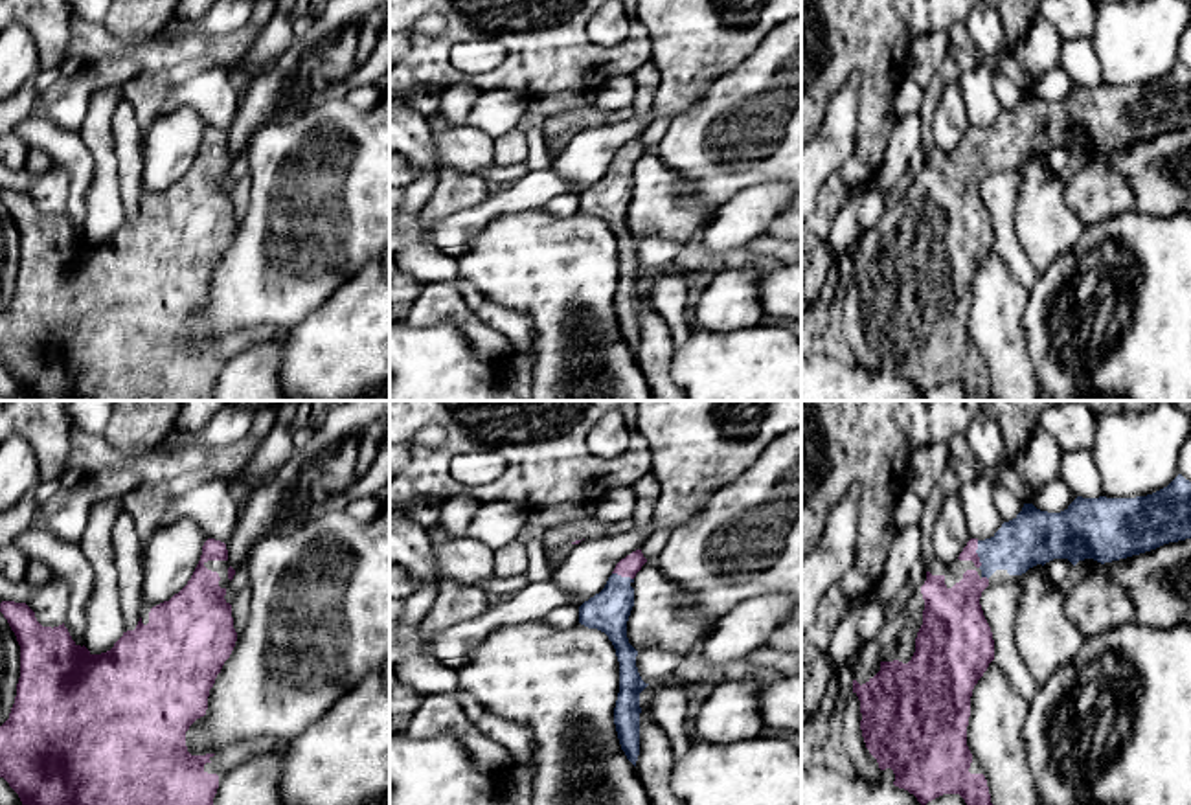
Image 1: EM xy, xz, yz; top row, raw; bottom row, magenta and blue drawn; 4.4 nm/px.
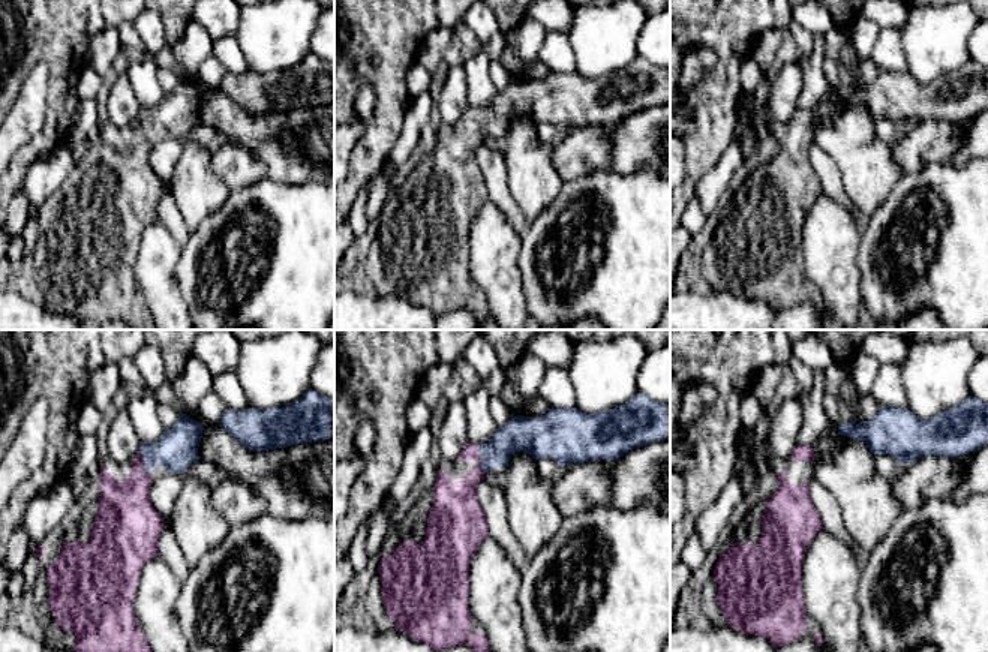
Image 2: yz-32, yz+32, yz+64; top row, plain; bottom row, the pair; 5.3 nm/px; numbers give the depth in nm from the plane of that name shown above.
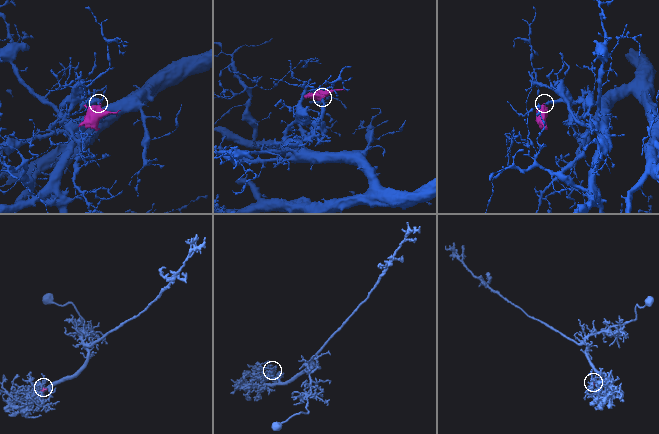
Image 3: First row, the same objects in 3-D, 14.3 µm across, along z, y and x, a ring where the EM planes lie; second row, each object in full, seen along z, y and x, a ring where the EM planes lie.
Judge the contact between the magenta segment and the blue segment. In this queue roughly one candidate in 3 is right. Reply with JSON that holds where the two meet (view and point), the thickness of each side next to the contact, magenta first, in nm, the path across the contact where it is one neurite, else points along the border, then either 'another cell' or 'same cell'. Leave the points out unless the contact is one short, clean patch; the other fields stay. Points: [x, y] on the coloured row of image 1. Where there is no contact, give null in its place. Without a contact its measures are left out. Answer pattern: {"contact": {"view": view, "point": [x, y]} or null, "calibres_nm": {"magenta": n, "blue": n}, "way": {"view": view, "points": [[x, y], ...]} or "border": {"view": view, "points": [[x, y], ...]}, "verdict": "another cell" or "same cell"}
{"contact": {"view": "yz", "point": [976, 554]}, "calibres_nm": {"magenta": 60, "blue": 240}, "way": {"view": "yz", "points": [[969, 552], [976, 554], [1004, 552], [1030, 539]]}, "verdict": "same cell"}

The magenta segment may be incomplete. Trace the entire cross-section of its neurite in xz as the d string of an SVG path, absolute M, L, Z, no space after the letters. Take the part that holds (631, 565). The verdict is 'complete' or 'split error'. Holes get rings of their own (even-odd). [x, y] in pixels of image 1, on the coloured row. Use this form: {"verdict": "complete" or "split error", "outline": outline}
{"verdict": "split error", "outline": "M641 550L621 559L605 588L579 607L579 623L605 632L616 649L619 693L614 708L614 724L621 750L634 766L640 755L640 693L649 684L638 673L638 651L629 643L627 621L634 607L634 588L630 584L645 562Z"}

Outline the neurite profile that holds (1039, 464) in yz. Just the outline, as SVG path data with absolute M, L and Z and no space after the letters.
M1035 428L1026 448L1015 456L1013 467L1031 493L1038 494L1048 483L1057 480L1062 454L1051 436Z

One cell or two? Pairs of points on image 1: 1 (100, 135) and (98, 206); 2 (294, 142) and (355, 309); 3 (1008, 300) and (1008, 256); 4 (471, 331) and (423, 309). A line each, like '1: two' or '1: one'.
1: one
2: two
3: two
4: one

